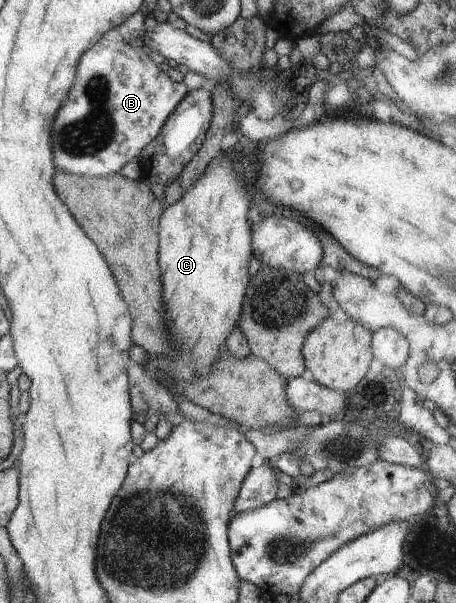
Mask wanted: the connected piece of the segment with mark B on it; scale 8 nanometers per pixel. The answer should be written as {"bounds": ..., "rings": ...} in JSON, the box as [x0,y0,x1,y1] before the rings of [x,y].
{"bounds":[51,39,189,176],"rings":[[[99,39],[82,54],[76,69],[76,81],[55,115],[51,132],[55,168],[76,176],[109,176],[140,157],[144,146],[160,133],[164,122],[189,92],[184,82],[173,81],[160,70],[143,47],[135,48],[124,40]]]}

